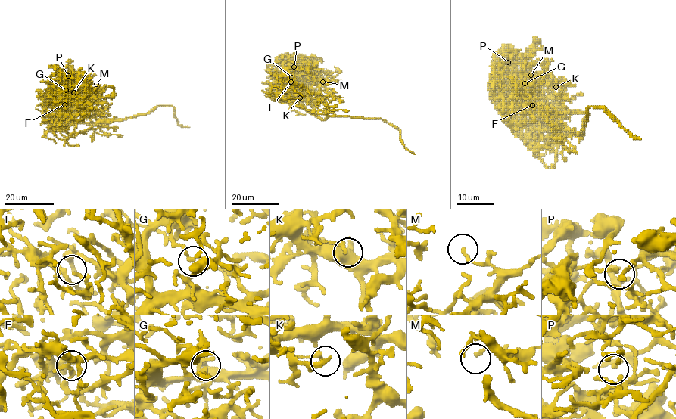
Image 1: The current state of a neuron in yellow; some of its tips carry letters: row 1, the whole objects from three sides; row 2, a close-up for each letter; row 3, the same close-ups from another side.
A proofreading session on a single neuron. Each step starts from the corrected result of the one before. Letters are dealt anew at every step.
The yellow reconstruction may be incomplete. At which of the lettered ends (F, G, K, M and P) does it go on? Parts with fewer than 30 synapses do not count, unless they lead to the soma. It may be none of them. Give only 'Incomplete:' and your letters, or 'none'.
Incomplete: none

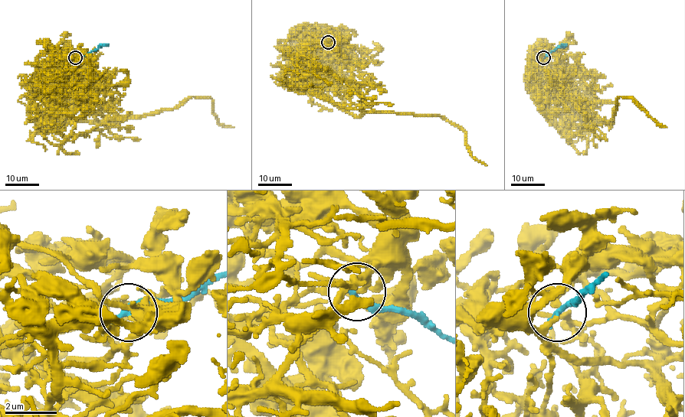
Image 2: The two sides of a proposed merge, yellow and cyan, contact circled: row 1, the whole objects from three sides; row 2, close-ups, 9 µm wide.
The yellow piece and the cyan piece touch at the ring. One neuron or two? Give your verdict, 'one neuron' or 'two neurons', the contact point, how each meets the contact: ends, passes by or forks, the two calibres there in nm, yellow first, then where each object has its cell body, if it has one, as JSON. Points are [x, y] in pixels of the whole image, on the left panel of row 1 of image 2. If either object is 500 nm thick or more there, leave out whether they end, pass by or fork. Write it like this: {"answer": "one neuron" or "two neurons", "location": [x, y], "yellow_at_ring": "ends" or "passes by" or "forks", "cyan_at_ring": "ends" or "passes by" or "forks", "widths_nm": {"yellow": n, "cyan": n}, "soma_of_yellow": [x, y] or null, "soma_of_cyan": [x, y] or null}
{"answer": "one neuron", "location": [75, 57], "yellow_at_ring": "passes by", "cyan_at_ring": "ends", "widths_nm": {"yellow": 160, "cyan": 280}, "soma_of_yellow": null, "soma_of_cyan": null}

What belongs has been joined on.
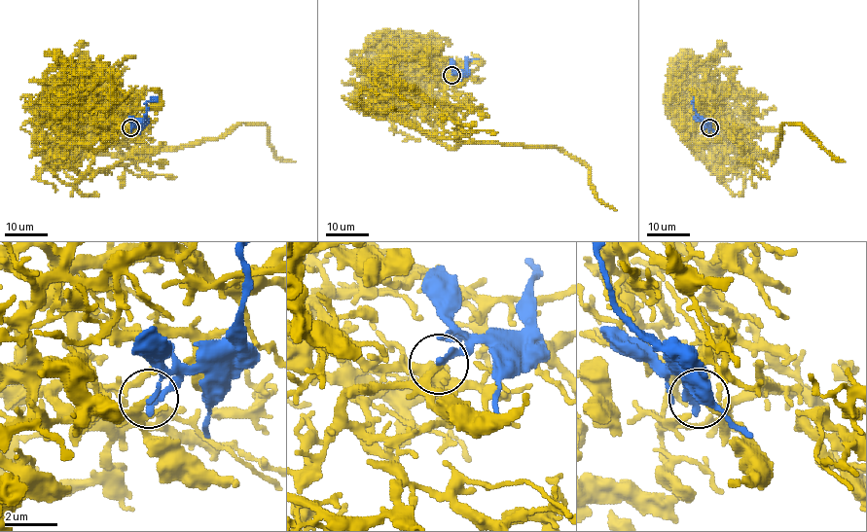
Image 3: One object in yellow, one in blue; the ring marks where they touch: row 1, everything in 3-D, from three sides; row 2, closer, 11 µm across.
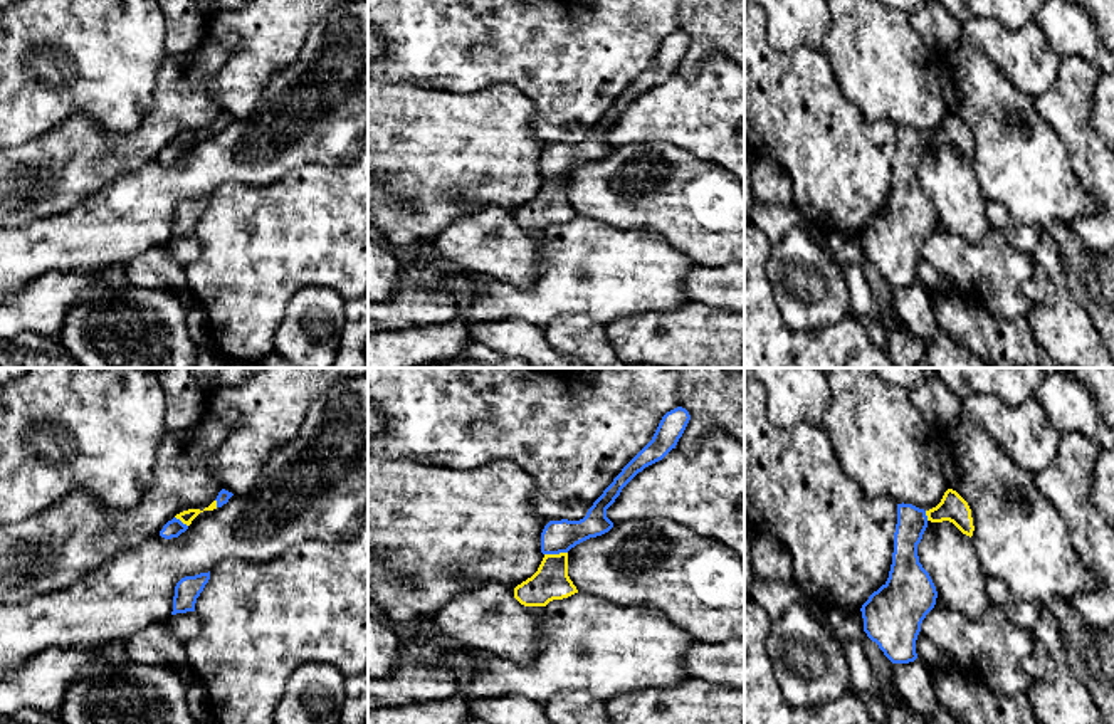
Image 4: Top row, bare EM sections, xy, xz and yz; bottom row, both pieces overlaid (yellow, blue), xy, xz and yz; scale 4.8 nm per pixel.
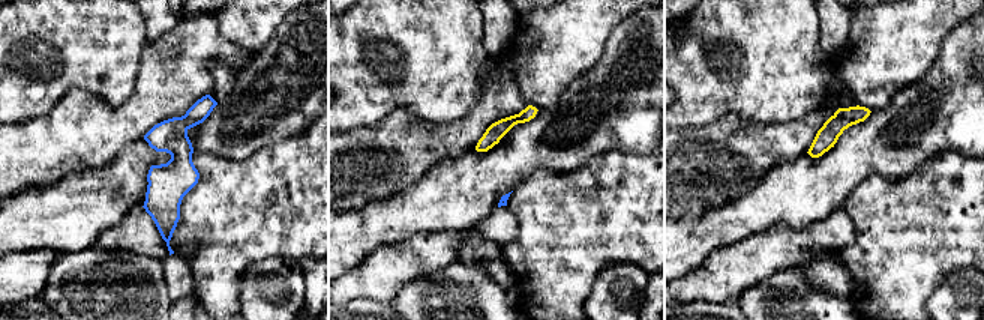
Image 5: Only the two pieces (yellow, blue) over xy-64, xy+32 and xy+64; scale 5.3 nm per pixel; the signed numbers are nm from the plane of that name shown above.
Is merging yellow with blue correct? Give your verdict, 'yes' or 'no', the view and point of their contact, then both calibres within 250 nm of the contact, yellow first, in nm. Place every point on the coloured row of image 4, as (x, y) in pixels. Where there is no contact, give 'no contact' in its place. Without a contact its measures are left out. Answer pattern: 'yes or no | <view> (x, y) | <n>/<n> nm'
yes | xz (555, 555) | 170/160 nm

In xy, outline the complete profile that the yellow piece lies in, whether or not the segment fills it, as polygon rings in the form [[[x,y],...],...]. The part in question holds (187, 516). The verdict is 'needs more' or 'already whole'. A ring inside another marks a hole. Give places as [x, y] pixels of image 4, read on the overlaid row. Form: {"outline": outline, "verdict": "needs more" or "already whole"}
{"outline": [[[188,509],[180,514],[176,514],[171,521],[168,521],[163,529],[160,531],[160,536],[165,539],[178,538],[181,533],[188,529],[192,521],[203,511],[200,509]]], "verdict": "needs more"}

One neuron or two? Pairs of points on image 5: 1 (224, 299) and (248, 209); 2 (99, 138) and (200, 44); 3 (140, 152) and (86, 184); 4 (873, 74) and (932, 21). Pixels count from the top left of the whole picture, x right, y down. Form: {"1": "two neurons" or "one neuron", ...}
{"1": "one neuron", "2": "one neuron", "3": "one neuron", "4": "one neuron"}

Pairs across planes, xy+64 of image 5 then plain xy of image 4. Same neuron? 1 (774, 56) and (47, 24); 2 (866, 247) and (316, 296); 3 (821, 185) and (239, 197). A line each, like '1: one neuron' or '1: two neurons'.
1: one neuron
2: two neurons
3: two neurons

